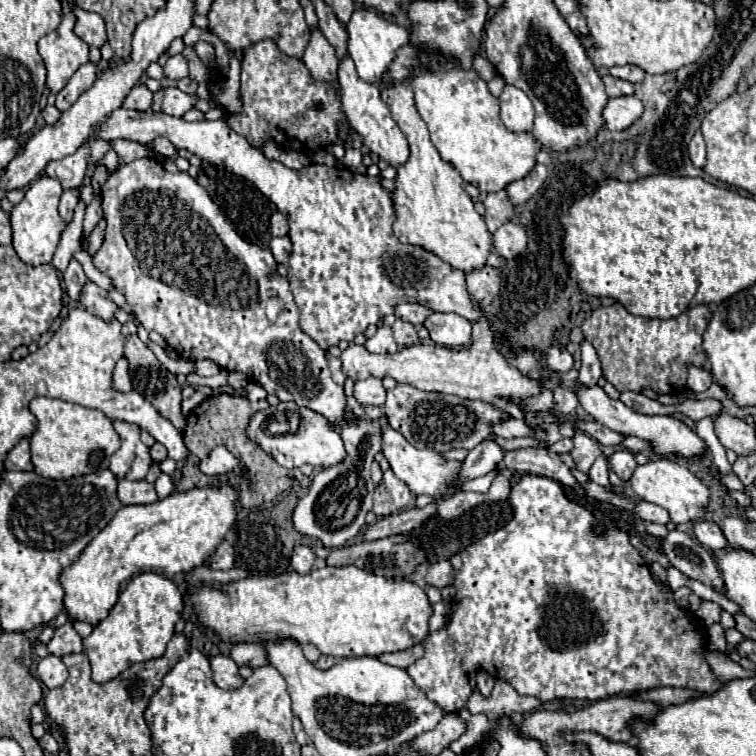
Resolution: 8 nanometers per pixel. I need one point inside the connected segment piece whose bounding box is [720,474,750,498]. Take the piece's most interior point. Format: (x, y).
(731, 482)

